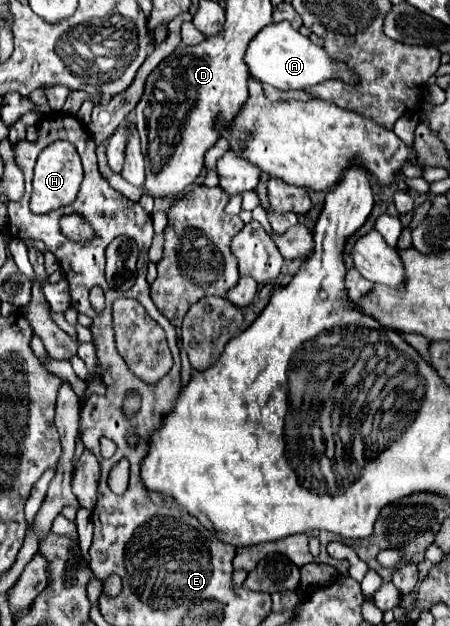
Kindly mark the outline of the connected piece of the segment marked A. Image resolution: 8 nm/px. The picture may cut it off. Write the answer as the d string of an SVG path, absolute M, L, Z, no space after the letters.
M282 21L278 25L272 23L266 29L262 29L248 43L244 63L248 65L248 73L254 79L268 83L276 89L306 89L330 79L338 79L348 85L358 85L356 73L352 73L344 63L328 57L324 47L318 47L308 37L300 35L288 25L288 21Z

